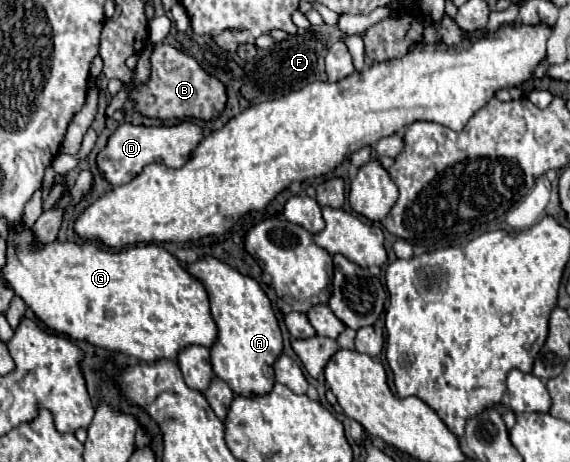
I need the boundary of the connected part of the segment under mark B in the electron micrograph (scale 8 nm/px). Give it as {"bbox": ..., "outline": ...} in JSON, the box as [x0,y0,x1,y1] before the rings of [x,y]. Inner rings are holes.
{"bbox":[129,43,227,121],"outline":[[[161,43],[149,57],[151,61],[151,75],[147,83],[137,87],[137,93],[129,93],[133,101],[133,109],[149,119],[203,119],[211,121],[217,119],[225,105],[227,105],[227,89],[225,85],[209,75],[195,57],[181,53],[169,43]]]}

